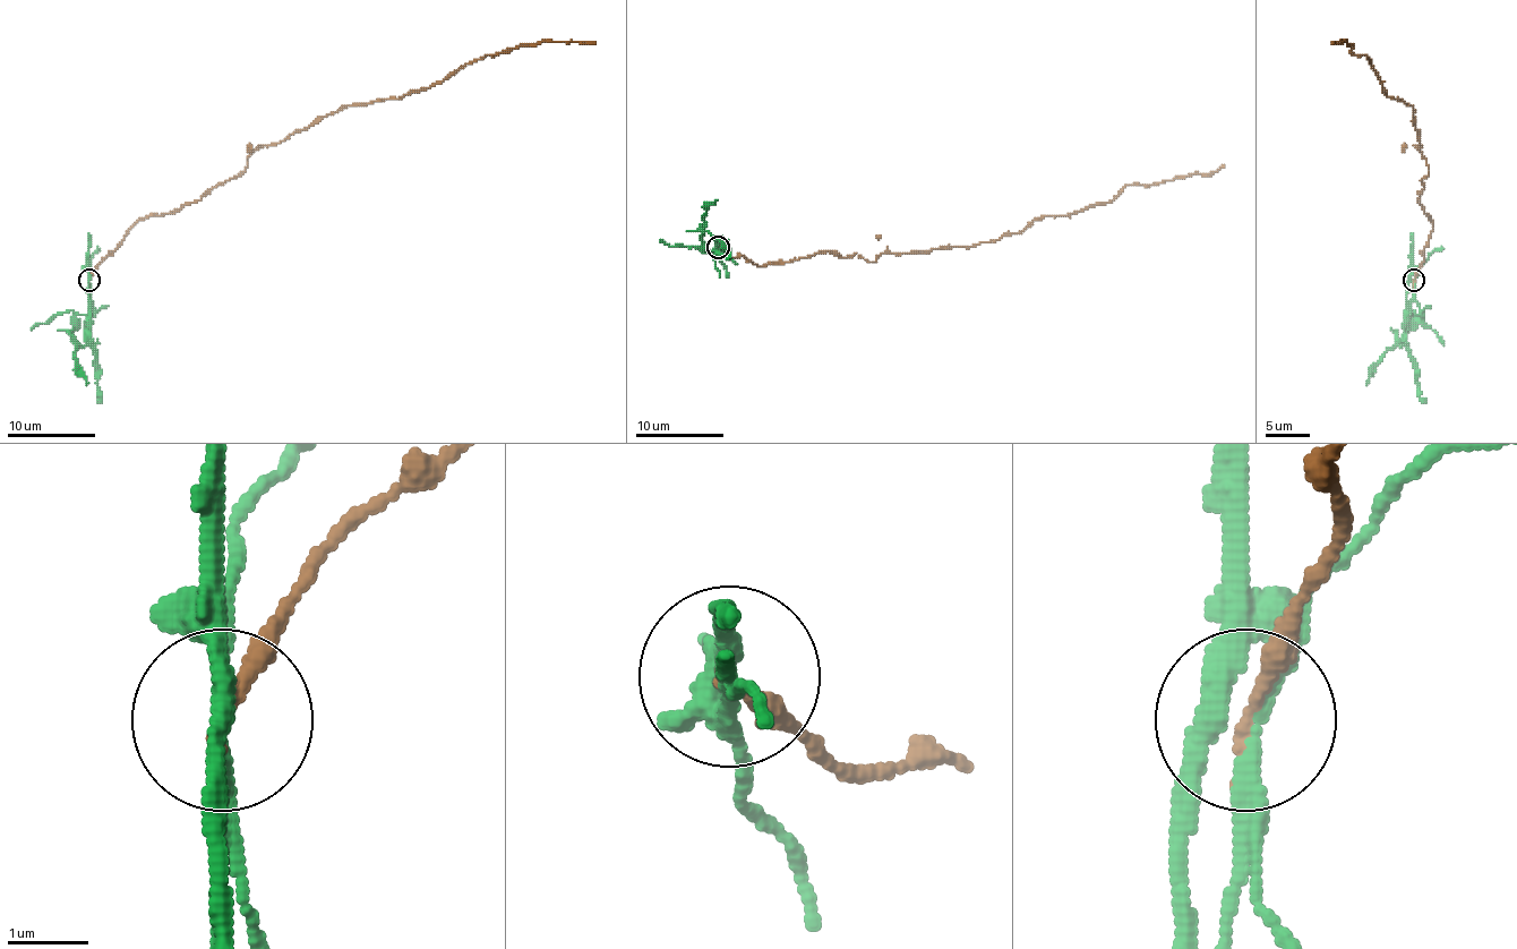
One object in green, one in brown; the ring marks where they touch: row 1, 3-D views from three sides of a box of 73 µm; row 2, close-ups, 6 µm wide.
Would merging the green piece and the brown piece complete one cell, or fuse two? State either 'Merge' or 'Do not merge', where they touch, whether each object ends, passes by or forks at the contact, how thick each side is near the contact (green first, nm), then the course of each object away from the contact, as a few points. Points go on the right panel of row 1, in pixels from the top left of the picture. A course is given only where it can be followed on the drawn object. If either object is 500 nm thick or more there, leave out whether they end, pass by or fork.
Do not merge. Place: (1413, 280). At the ring green passes by. At the ring brown ends. Thickness 180 nm (green) against 170 nm. Course of green: (1415, 280), (1406, 345), (1413, 357), (1417, 394), (1426, 403). Course of brown: (1413, 280), (1432, 222), (1417, 201), (1429, 173), (1413, 108), (1390, 99), (1369, 59), (1347, 41), (1331, 43)

